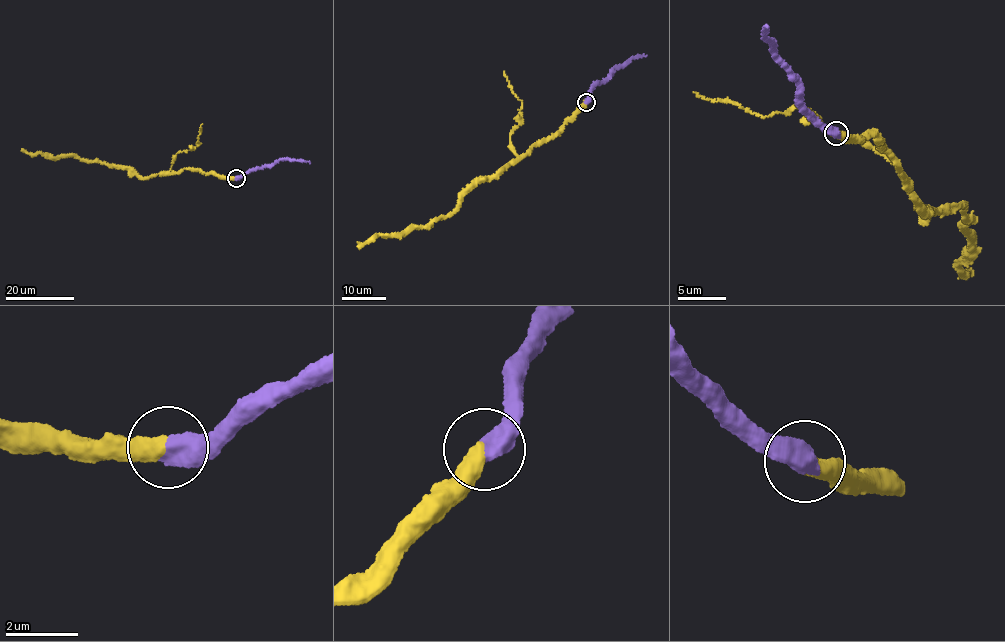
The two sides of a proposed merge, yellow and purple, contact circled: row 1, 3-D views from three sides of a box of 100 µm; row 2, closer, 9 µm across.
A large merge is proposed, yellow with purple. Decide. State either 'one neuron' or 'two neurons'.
two neurons

